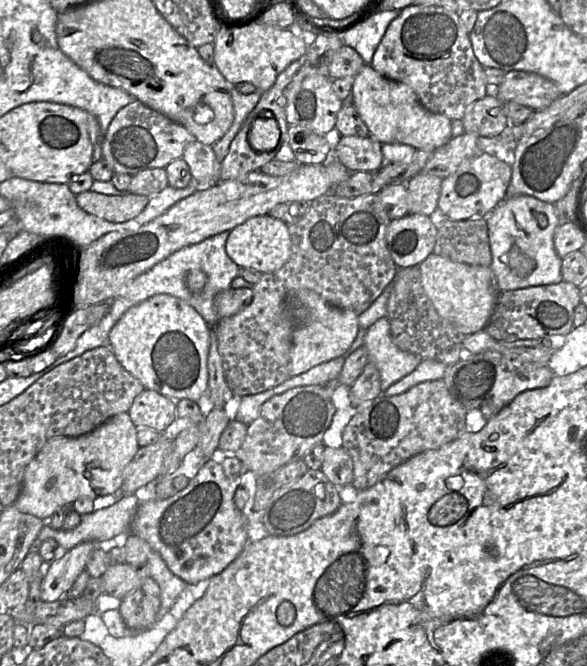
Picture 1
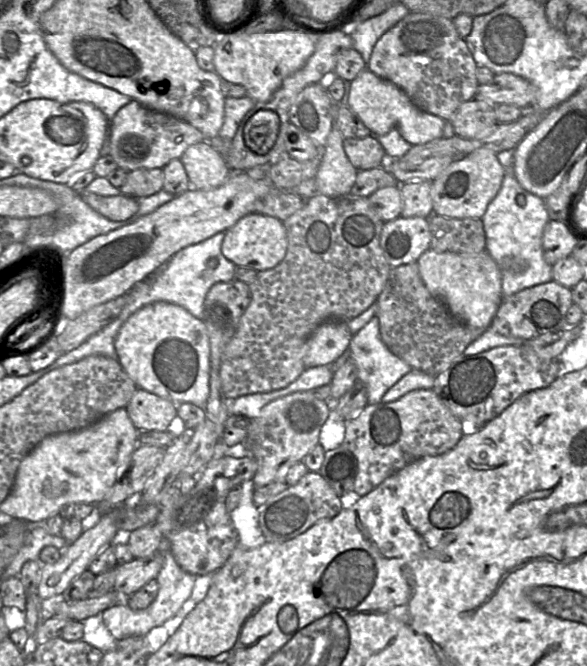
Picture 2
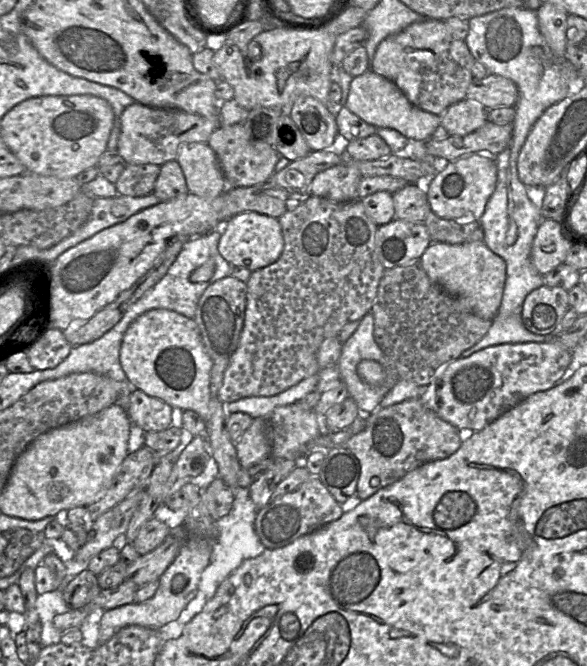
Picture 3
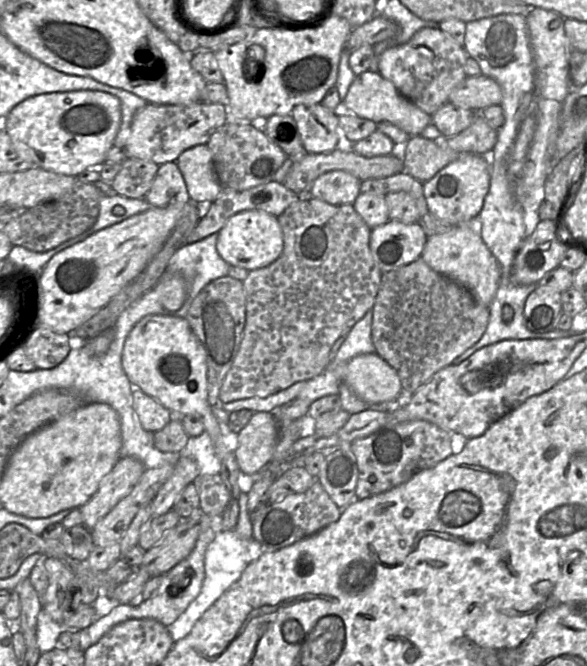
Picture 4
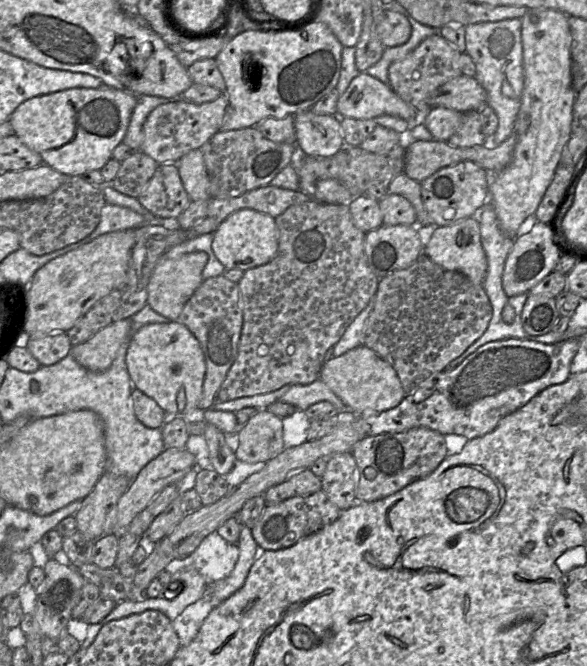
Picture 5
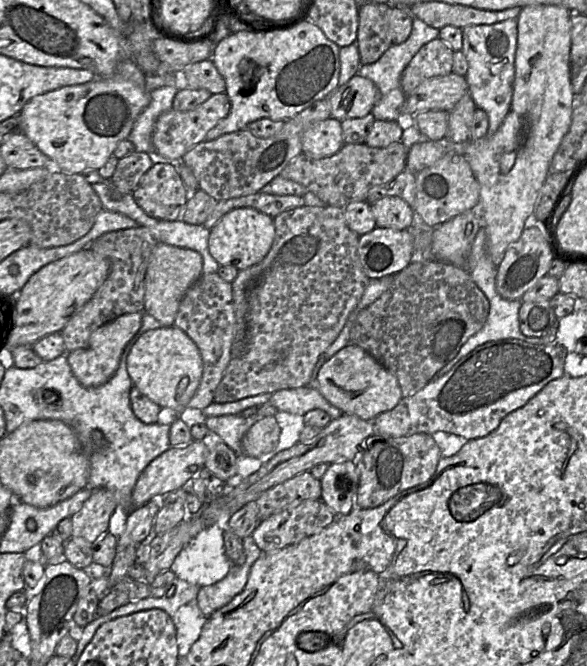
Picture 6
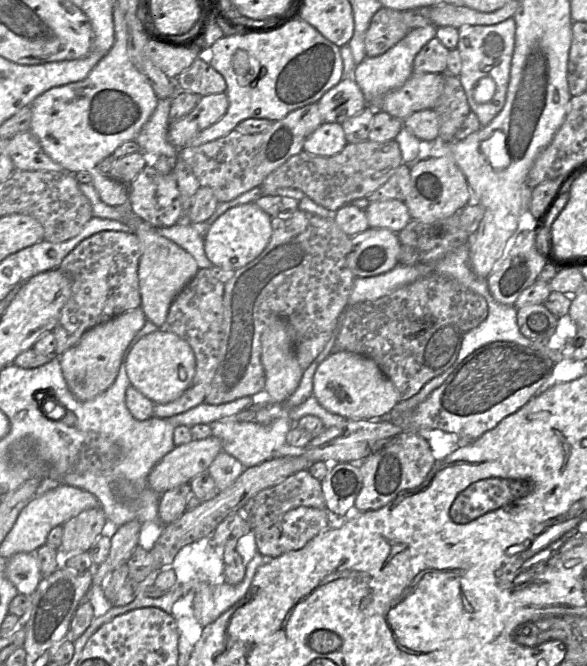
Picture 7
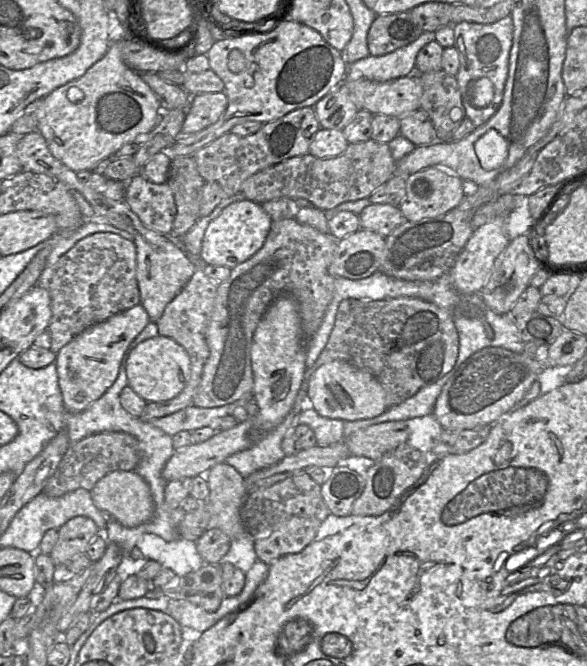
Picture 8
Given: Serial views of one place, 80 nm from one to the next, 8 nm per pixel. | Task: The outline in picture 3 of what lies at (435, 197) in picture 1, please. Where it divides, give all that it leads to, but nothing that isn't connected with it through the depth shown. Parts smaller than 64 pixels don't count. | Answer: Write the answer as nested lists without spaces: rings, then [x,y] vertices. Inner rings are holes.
[[[409,183],[392,196],[396,219],[424,223],[428,212],[432,211],[422,184]]]

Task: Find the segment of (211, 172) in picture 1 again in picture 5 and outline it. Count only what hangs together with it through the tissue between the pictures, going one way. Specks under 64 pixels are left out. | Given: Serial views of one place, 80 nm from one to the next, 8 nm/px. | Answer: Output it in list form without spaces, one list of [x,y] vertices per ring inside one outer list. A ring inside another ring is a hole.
[[[193,149],[178,161],[168,163],[178,168],[183,187],[191,201],[210,200],[209,179],[200,149]]]

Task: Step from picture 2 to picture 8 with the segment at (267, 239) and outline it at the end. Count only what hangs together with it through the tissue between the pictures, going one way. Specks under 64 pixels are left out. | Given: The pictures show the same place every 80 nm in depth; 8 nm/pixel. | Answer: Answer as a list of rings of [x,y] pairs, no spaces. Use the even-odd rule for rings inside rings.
[[[248,199],[234,201],[207,226],[202,240],[200,260],[203,264],[230,269],[252,257],[264,244],[272,219],[261,204]]]

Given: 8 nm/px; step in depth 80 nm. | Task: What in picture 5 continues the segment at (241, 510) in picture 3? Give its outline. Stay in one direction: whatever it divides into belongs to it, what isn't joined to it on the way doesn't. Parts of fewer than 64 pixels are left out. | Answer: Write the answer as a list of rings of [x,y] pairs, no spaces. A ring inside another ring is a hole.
[[[214,531],[202,540],[191,555],[183,559],[173,559],[165,570],[171,574],[181,570],[196,570],[208,585],[228,577],[238,558],[238,545],[227,542]],[[205,595],[195,603],[187,606],[184,611],[172,621],[173,628],[179,638],[180,647],[190,644],[212,611],[214,606]]]

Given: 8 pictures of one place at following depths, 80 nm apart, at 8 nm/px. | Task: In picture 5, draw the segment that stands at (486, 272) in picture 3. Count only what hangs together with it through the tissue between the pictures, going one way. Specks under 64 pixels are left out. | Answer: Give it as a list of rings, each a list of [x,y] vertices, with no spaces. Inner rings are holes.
[[[478,216],[460,220],[449,226],[433,228],[423,253],[444,269],[462,273],[475,284],[483,284],[487,272],[487,258],[481,244]]]

